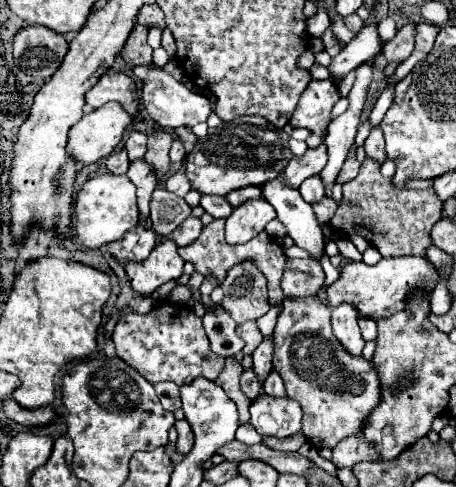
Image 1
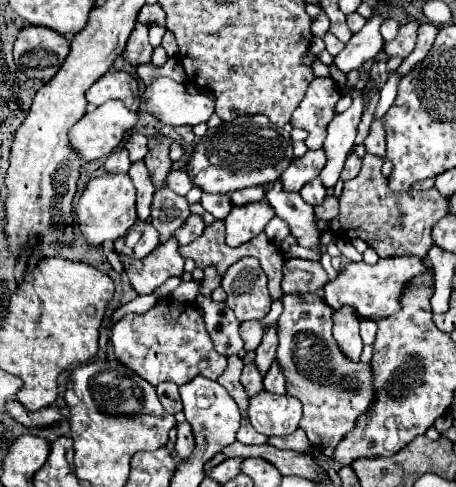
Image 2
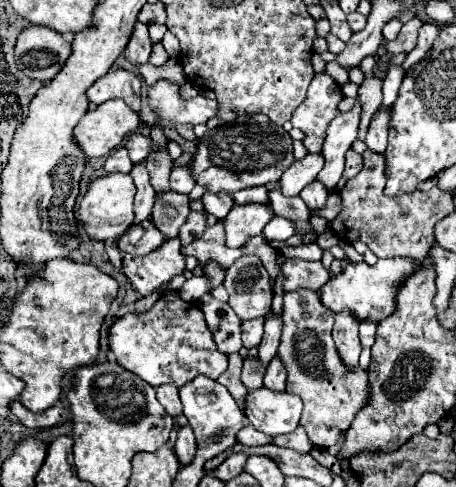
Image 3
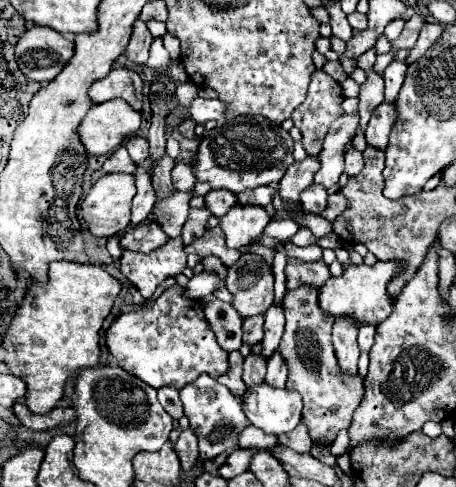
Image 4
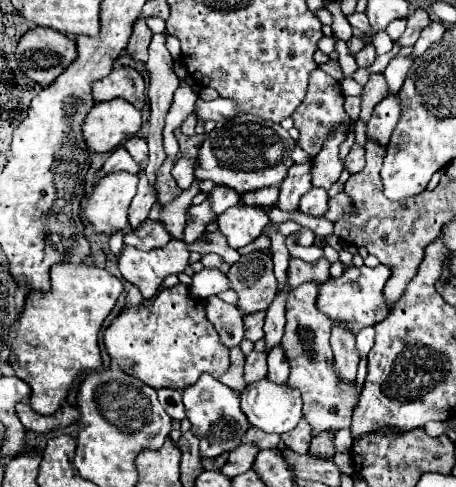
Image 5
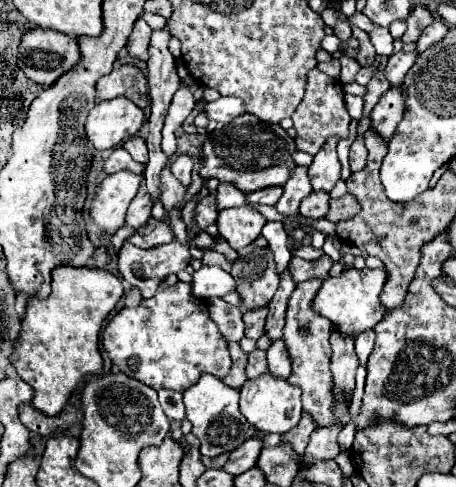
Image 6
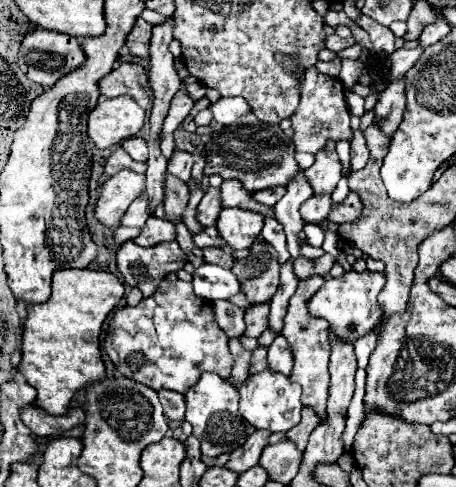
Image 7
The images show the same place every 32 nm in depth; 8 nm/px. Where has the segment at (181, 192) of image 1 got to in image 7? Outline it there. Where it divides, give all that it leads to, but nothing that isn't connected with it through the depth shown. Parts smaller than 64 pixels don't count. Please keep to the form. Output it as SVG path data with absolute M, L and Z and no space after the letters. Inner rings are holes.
M176 150L176 152L172 154L170 162L168 162L168 172L170 172L170 174L174 174L176 178L180 178L182 182L186 182L186 184L188 184L192 164L194 164L192 154L188 154L188 152L178 152L178 150Z

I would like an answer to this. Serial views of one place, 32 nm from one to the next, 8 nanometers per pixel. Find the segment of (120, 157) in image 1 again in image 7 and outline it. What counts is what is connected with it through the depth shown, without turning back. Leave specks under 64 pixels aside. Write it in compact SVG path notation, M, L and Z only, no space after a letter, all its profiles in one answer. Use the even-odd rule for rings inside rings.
M118 146L118 148L110 154L110 158L106 160L104 172L106 172L108 176L114 176L114 174L118 174L118 172L124 170L124 168L134 170L134 172L138 174L144 174L144 172L146 172L146 163L132 160L132 158L128 156L128 152L126 152L122 146Z

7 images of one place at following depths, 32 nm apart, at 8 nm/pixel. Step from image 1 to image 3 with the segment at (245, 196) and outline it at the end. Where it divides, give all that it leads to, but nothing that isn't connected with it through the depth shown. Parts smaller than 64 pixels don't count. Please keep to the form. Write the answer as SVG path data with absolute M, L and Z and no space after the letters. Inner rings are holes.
M246 188L246 190L240 190L236 194L232 194L234 202L238 204L252 204L252 202L258 202L258 204L266 204L268 202L268 188Z

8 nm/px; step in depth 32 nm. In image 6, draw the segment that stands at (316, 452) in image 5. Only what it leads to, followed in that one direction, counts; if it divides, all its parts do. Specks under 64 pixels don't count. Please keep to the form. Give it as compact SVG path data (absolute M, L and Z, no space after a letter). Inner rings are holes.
M330 426L330 428L320 428L314 430L310 436L310 444L306 448L306 464L314 462L314 460L334 460L336 454L340 452L338 444L336 444L336 436L342 430L342 426Z

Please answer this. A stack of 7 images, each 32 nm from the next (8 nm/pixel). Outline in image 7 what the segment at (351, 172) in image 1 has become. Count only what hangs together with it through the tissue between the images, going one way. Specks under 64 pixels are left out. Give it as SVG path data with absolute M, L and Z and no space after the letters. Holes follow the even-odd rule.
M356 130L356 132L354 132L354 138L352 138L352 150L350 150L350 164L352 164L352 170L364 168L366 162L368 162L366 140L364 140L364 136Z

